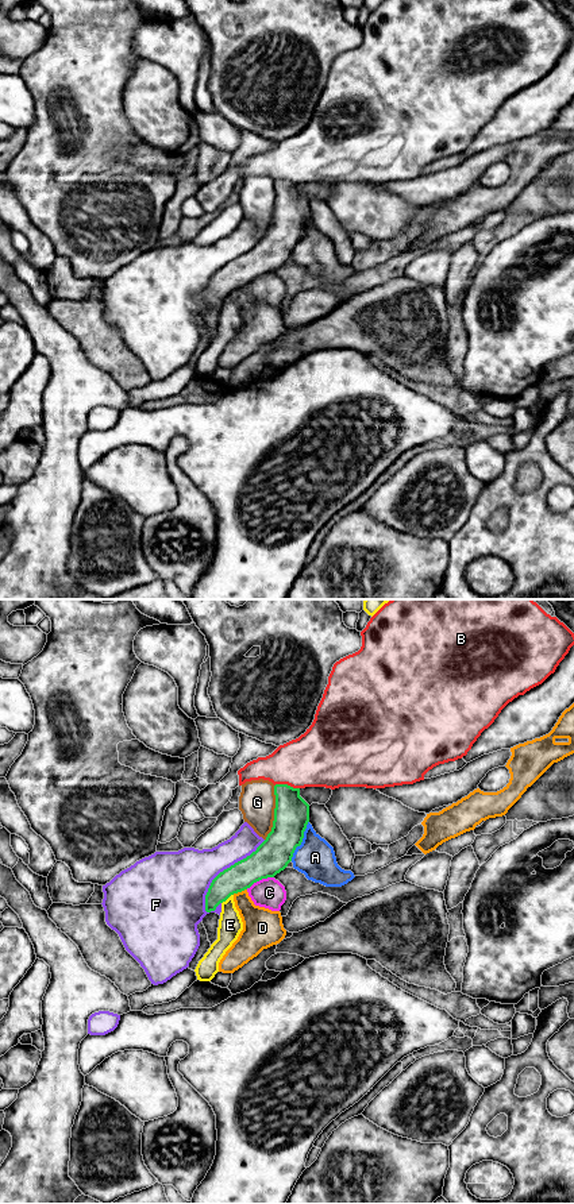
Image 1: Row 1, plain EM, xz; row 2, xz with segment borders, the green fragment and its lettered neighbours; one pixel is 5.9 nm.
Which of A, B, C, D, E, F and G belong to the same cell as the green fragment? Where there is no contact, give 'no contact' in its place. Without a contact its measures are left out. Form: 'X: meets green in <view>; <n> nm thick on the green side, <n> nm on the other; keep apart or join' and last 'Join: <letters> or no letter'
A: meets green in xz; 200 nm thick on the green side, 240 nm on the other; keep apart
B: meets green in xz; 200 nm thick on the green side, 340 nm on the other; keep apart
C: meets green in xz; 200 nm thick on the green side, 180 nm on the other; keep apart
D: meets green in xz; 190 nm thick on the green side, 220 nm on the other; keep apart
E: meets green in xz; 170 nm thick on the green side, 140 nm on the other; keep apart
F: meets green in xz; 180 nm thick on the green side, 320 nm on the other; keep apart
G: meets green in xz; 200 nm thick on the green side, 220 nm on the other; keep apart
Join: no letter

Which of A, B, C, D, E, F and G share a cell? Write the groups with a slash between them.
A / B / C / D / E / F / G

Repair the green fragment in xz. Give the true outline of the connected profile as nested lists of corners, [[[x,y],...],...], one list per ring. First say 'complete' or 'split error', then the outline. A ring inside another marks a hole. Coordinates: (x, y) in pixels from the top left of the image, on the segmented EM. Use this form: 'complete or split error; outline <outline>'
complete; outline [[[276,784],[276,809],[271,831],[246,858],[220,872],[205,895],[205,911],[215,911],[231,895],[250,888],[254,883],[274,877],[292,861],[301,845],[309,822],[309,804],[300,796],[300,788]]]

